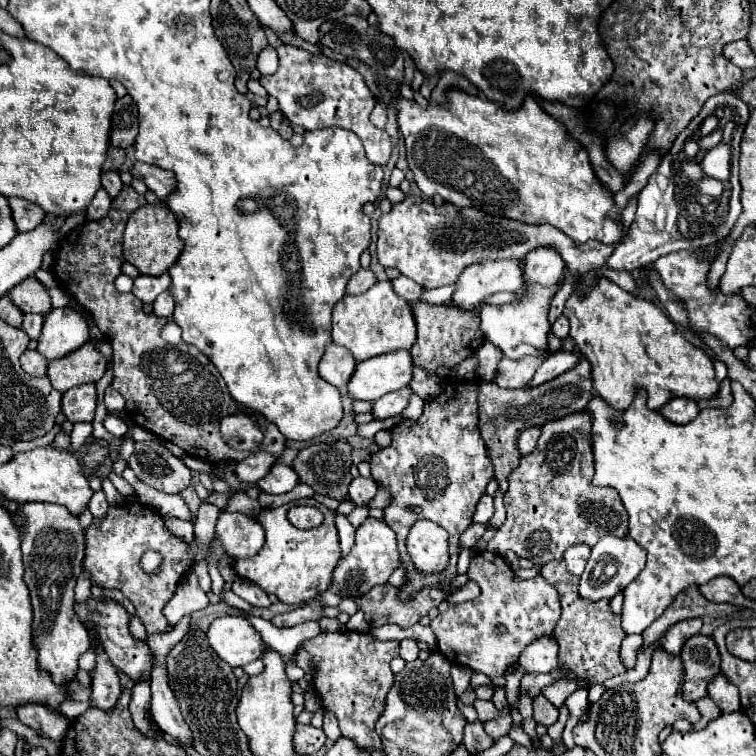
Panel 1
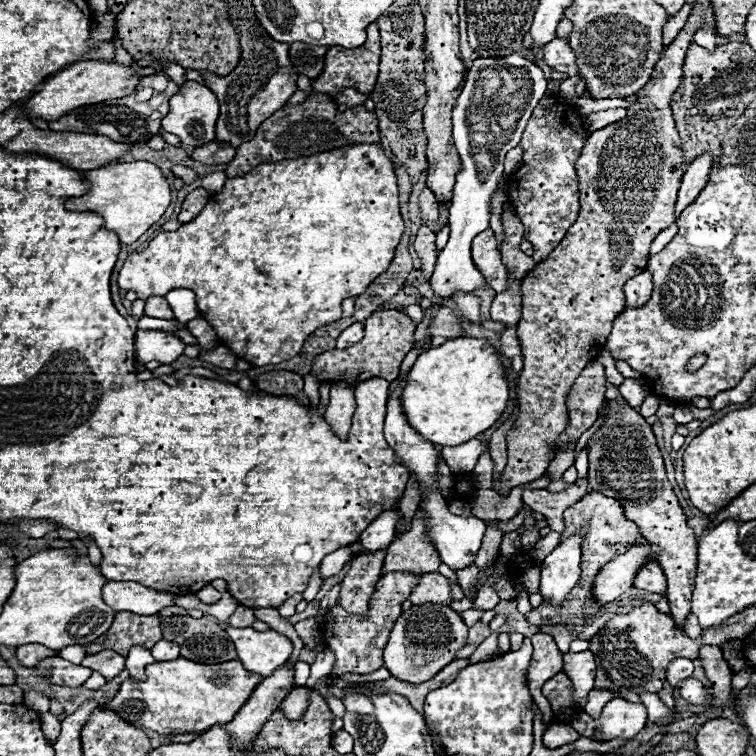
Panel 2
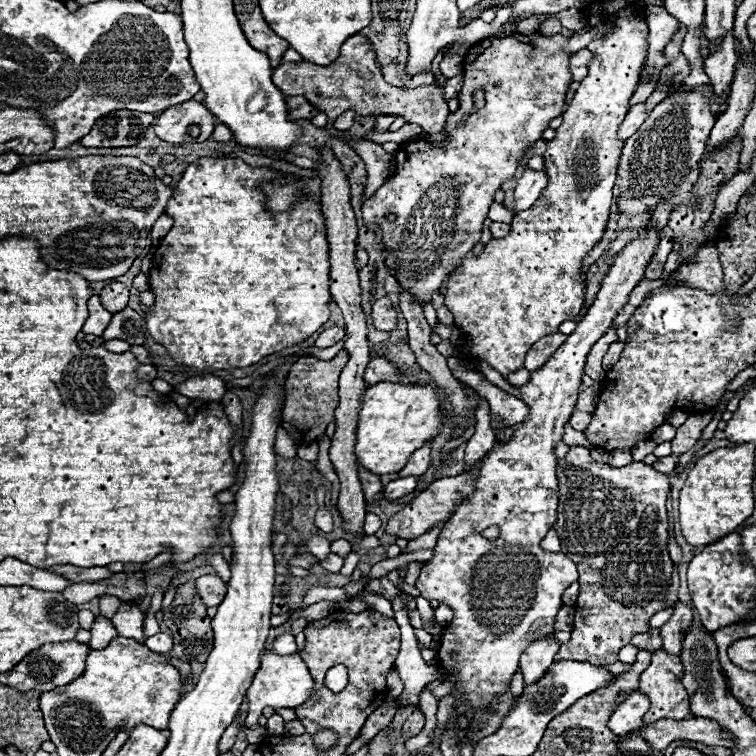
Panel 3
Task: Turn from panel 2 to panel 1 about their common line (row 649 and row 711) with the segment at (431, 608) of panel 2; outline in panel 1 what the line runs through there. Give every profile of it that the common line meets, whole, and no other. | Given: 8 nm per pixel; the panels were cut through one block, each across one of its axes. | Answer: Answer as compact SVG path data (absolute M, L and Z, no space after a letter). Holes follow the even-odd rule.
M438 650L434 654L430 654L428 660L408 662L406 668L400 674L396 674L396 678L394 678L394 684L386 696L386 710L384 710L382 718L376 722L376 732L382 732L382 728L386 724L392 724L392 722L404 718L404 714L410 708L424 708L424 710L438 712L442 716L442 726L450 732L450 736L454 736L454 744L460 744L462 730L466 726L466 718L462 716L462 712L458 712L450 668L452 668L450 662Z

